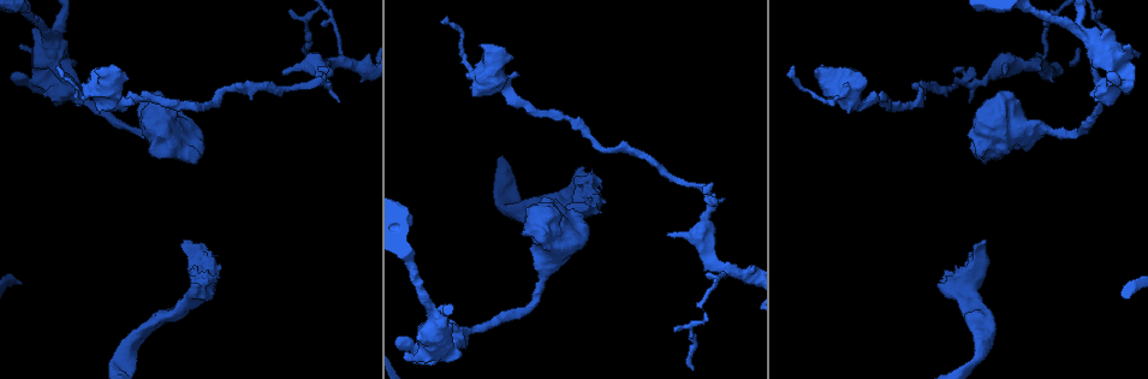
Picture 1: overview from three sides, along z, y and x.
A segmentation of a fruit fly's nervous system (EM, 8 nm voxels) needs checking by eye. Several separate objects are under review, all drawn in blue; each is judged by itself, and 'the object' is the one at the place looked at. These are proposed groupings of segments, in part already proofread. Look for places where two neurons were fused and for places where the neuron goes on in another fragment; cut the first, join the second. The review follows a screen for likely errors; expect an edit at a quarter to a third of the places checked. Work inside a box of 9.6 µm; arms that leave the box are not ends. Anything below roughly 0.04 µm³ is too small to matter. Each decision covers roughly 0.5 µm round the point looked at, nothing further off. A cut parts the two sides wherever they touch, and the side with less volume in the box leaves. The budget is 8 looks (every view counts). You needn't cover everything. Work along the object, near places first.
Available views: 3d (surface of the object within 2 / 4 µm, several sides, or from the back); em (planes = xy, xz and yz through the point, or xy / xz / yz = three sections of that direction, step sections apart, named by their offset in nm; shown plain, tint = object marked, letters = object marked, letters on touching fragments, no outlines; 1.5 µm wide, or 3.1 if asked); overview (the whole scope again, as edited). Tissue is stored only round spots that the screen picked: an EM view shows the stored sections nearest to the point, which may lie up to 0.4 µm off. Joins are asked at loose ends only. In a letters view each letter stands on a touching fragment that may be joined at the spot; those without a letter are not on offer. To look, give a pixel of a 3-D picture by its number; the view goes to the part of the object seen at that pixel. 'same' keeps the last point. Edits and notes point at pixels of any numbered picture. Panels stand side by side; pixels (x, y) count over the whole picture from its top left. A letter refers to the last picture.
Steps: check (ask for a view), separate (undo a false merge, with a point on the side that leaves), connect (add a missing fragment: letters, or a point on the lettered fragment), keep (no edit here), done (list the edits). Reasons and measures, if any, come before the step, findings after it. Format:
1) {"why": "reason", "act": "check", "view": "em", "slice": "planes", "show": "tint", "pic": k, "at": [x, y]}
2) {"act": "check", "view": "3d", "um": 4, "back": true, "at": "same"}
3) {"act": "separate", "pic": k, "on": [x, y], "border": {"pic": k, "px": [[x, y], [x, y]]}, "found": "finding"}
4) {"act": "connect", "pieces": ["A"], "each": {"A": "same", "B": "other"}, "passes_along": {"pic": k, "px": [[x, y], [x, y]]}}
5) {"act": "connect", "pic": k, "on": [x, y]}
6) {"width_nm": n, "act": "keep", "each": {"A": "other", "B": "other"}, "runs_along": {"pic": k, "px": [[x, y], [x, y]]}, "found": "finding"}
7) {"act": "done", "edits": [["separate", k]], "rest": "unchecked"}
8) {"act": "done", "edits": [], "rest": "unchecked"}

{"why": "thick turns thin", "act": "check", "view": "em", "slice": "planes", "show": "letters", "pic": 1, "at": [72, 94]}

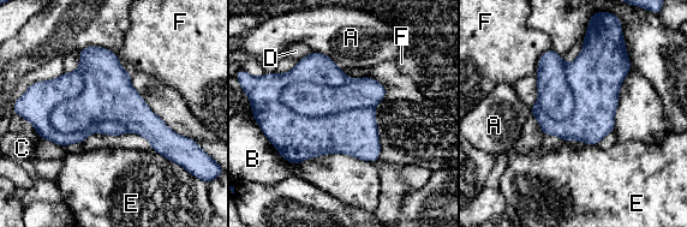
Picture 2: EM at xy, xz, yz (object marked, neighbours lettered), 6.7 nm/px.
{"act": "separate", "pic": 2, "on": [354, 132], "each": {"A": "other", "B": "other", "C": "other", "D": "other", "E": "other", "F": "other"}, "border": {"pic": 2, "px": [[280, 94], [308, 115], [372, 107]]}, "found": "two neurons meet here"}

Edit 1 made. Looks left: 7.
{"why": "see it whole again", "act": "check", "view": "overview"}

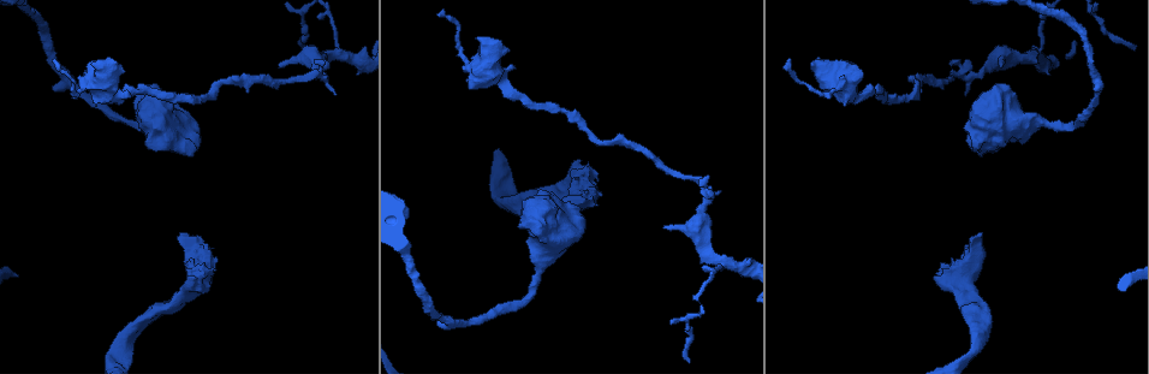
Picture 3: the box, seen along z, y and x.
{"why": "sharp bend", "act": "check", "view": "em", "slice": "planes", "show": "letters", "pic": 3, "at": [319, 72]}

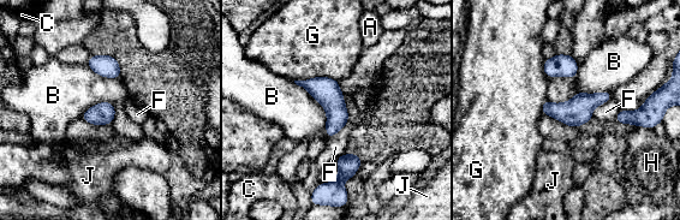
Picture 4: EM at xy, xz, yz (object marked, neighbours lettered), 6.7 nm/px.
{"longest_contact_nm": ["B", 440], "act": "keep", "each": {"A": "other", "B": "other", "C": "other", "F": "other", "G": "other", "H": "other", "J": "other"}, "border": {"pic": 4, "px": [[610, 90], [546, 99]]}, "found": "continuous, no second neuron"}

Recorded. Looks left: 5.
{"why": "free end", "act": "check", "view": "em", "slice": "planes", "show": "letters", "pic": 3, "at": [214, 268]}

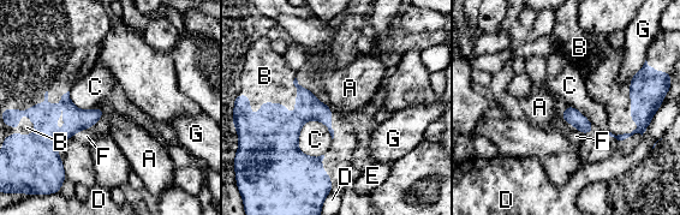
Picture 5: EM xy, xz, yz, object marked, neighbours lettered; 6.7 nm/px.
{"longest_contact_nm": ["B", 380], "act": "connect", "pieces": ["B"], "each": {"A": "other", "B": "same", "C": "other", "D": "other", "E": "other", "F": "other", "G": "other"}, "found": "the neuron continues"}

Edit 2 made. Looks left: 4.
{"why": "redraw", "act": "check", "view": "overview"}

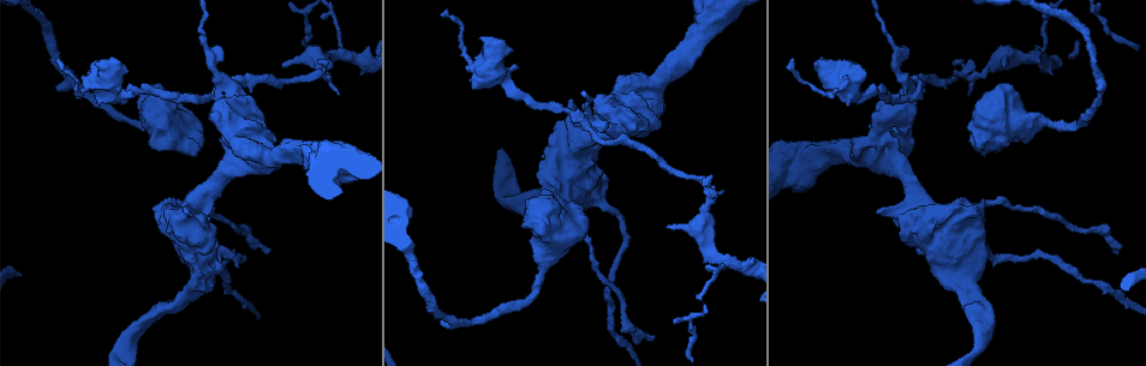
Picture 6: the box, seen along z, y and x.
{"act": "check", "view": "3d", "um": 4, "pic": 6, "at": [876, 210]}

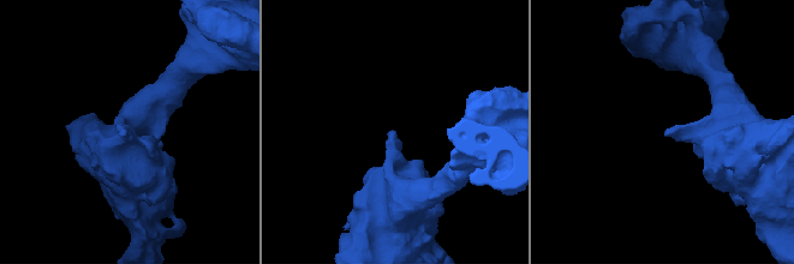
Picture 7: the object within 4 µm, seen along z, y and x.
{"act": "check", "view": "em", "slice": "planes", "show": "letters", "pic": 7, "at": [126, 135]}

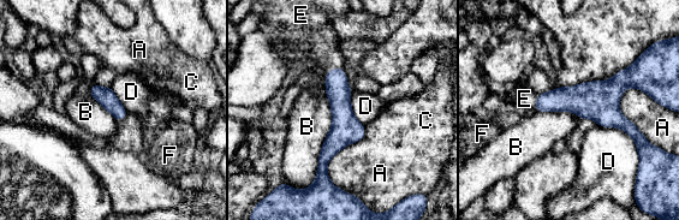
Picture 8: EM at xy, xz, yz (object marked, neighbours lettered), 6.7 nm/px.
{"longest_contact_nm": ["B", 700], "act": "connect", "pieces": ["E"], "each": {"A": "other", "B": "other", "C": "other", "D": "other", "E": "same", "F": "other"}, "passes_along": {"pic": 8, "px": [[338, 91], [329, 70], [311, 37]]}, "found": "the neuron continues"}

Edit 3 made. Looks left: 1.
{"act": "done", "edits": [["separate", 2], ["connect", 5], ["connect", 8]], "rest": "unchecked"}

